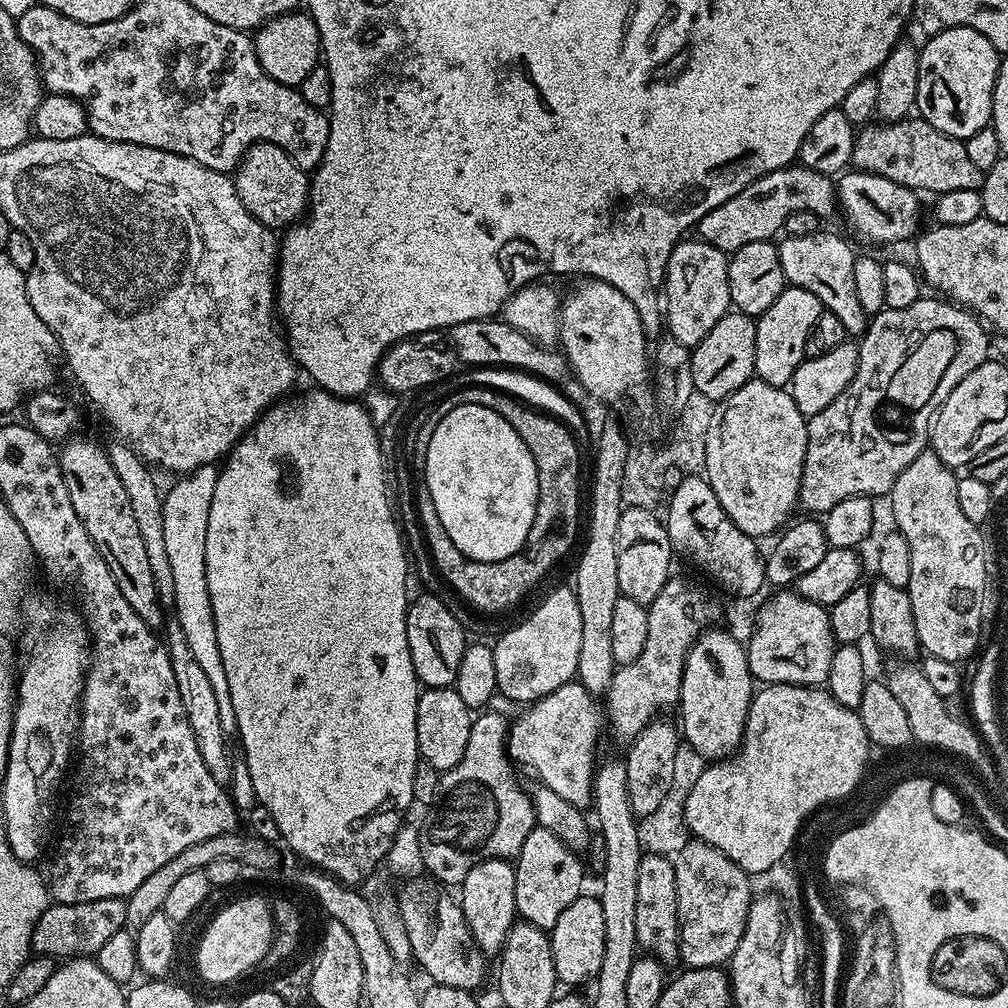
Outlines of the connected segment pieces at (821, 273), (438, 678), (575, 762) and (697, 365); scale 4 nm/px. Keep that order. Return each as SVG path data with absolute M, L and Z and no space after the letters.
M827 230L805 236L784 236L781 241L778 247L785 281L793 288L810 290L810 294L818 298L823 311L838 314L849 337L863 337L868 331L870 316L862 310L862 302L858 302L858 293L854 287L854 262L857 253L852 252L851 246L842 237Z
M421 595L409 603L406 614L406 642L410 646L410 658L414 662L416 677L424 688L450 688L455 685L458 665L462 662L466 631L443 599Z
M569 682L558 686L550 694L540 700L531 701L529 712L524 712L515 721L511 721L508 729L507 749L513 761L529 764L536 771L536 776L541 785L561 798L566 798L576 808L587 809L593 803L592 789L593 777L598 767L596 760L596 739L600 736L600 708L595 704L593 693L588 692L579 682Z
M729 310L725 316L718 318L710 329L710 334L702 338L691 349L694 386L697 393L711 402L719 402L734 394L746 381L756 376L754 346L756 345L756 320L745 312Z

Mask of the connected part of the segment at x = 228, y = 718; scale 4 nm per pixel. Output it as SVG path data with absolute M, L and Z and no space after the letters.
M204 464L191 474L184 474L172 489L163 493L163 537L166 540L167 560L174 578L172 608L178 624L186 636L186 643L202 666L218 700L222 730L236 732L234 706L230 703L230 685L226 682L226 669L222 667L222 654L218 654L218 634L214 634L214 618L210 594L206 586L206 526L210 526L210 502L214 502L214 486L218 486L220 468Z

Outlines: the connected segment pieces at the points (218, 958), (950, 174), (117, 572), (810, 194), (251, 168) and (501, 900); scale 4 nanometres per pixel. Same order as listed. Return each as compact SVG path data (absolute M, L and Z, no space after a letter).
M244 896L241 898L241 900L236 900L233 902L233 904L226 905L225 908L222 909L221 912L209 922L208 929L206 929L205 932L200 936L200 945L198 945L196 948L196 968L198 971L200 971L201 978L204 979L208 984L228 984L231 982L231 980L236 980L239 978L239 976L246 975L256 963L260 964L261 961L265 959L267 952L271 949L272 936L273 916L268 900L264 901L260 896Z
M905 118L891 122L872 122L861 127L856 134L852 164L861 172L872 172L875 176L890 178L890 182L898 182L907 188L915 188L917 193L932 192L943 194L958 190L977 191L984 181L984 172L974 166L974 161L966 155L964 141L942 134L934 126L930 126L922 118Z
M71 437L59 451L60 469L66 481L70 502L86 526L91 541L98 546L103 561L114 576L118 590L134 612L153 630L164 624L164 608L160 605L157 588L152 577L148 555L133 513L132 505L118 474L116 474L105 449L96 443Z
M799 166L779 168L746 186L746 190L734 194L734 198L726 198L722 206L714 206L710 214L701 218L698 236L718 250L731 254L746 246L746 242L772 240L775 232L783 229L786 218L790 218L790 214L798 214L798 210L810 210L810 214L828 218L837 208L833 177Z
M273 144L252 145L234 169L234 183L242 206L246 206L258 222L273 230L284 230L297 223L310 204L309 173Z
M484 860L481 864L476 864L474 870L466 874L463 884L459 885L459 906L468 919L474 942L485 954L499 953L504 947L509 930L517 923L515 885L516 869L507 860Z

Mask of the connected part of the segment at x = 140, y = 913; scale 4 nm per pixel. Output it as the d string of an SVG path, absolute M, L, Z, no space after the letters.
M237 831L215 835L214 838L208 838L203 842L194 843L189 849L182 850L177 857L166 862L161 869L154 870L138 886L137 890L134 890L134 893L126 898L126 926L132 930L140 928L143 922L146 922L151 915L163 911L167 895L170 894L171 887L178 882L178 879L182 878L185 874L206 870L211 862L220 860L237 861L245 869L250 868L260 872L268 872L276 869L280 864L280 854L274 848L276 847L271 845L269 841L259 839L257 836L251 834L245 834L244 836L242 832Z

